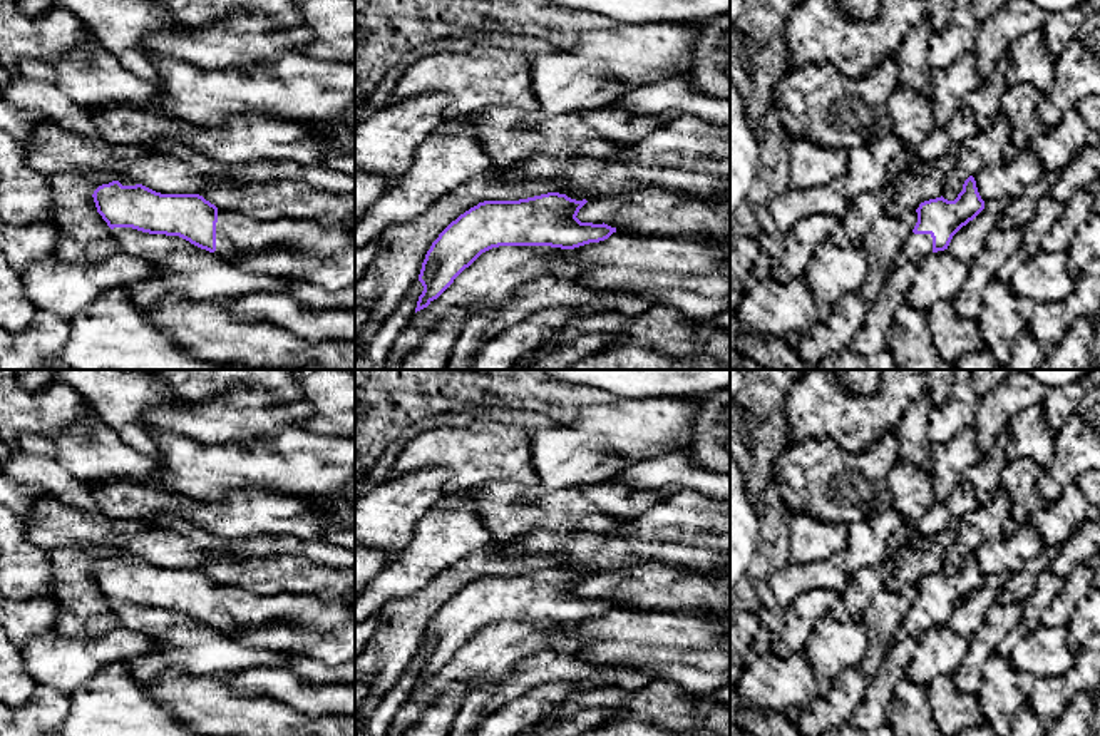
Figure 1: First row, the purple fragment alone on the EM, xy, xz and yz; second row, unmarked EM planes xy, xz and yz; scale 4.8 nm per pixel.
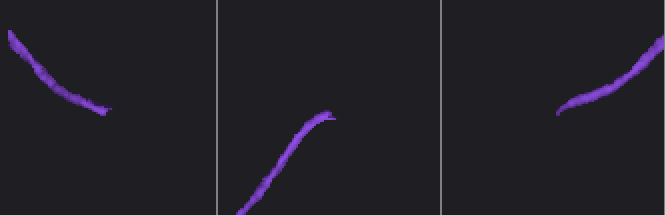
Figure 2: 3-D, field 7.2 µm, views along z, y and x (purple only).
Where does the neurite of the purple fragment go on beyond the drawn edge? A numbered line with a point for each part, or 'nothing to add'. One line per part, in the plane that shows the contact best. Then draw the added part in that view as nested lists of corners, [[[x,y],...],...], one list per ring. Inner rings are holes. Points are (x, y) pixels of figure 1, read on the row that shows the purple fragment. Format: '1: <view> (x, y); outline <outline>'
1: xy (236, 235); outline [[[218,209],[216,254],[243,258],[251,253],[286,248],[296,256],[333,256],[353,239],[342,224],[325,226],[293,217],[256,219],[236,209]]]

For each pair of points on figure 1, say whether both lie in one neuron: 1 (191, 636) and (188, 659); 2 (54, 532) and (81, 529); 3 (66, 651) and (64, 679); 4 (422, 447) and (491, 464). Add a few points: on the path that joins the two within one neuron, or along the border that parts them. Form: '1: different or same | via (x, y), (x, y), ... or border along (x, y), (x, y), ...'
1: same | via (191, 641), (191, 654)
2: same | via (61, 529), (74, 529)
3: same | via (66, 658), (66, 673)
4: same | via (439, 449), (474, 454)

